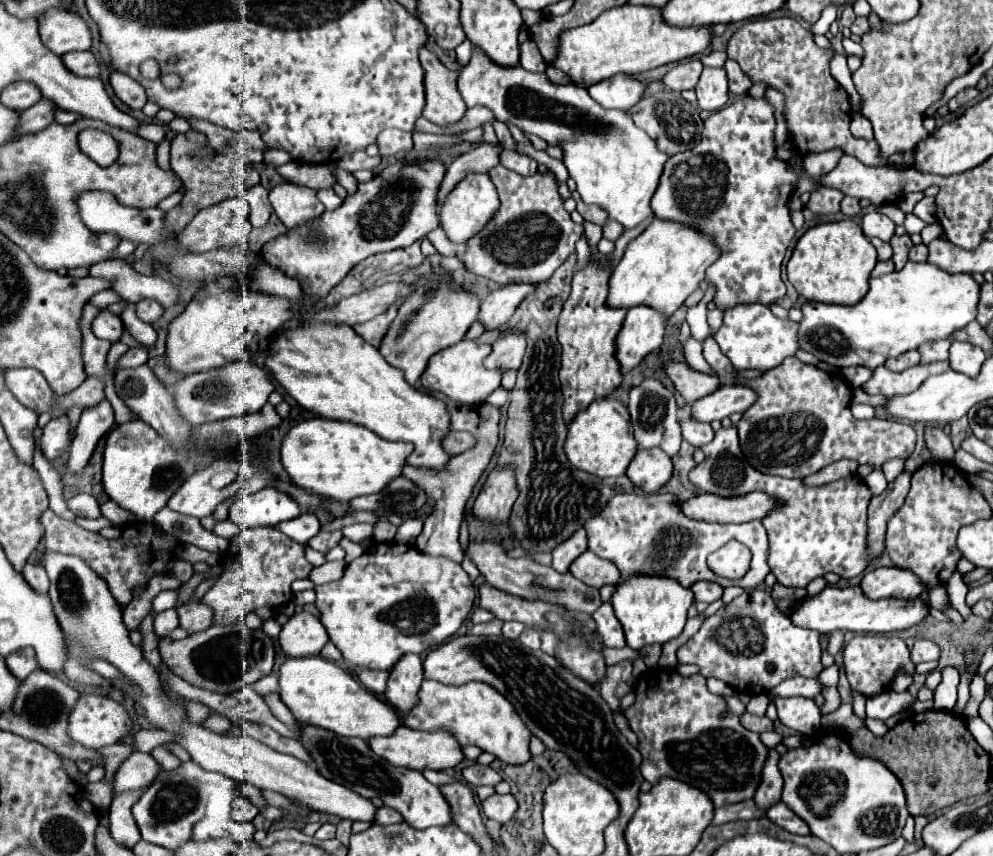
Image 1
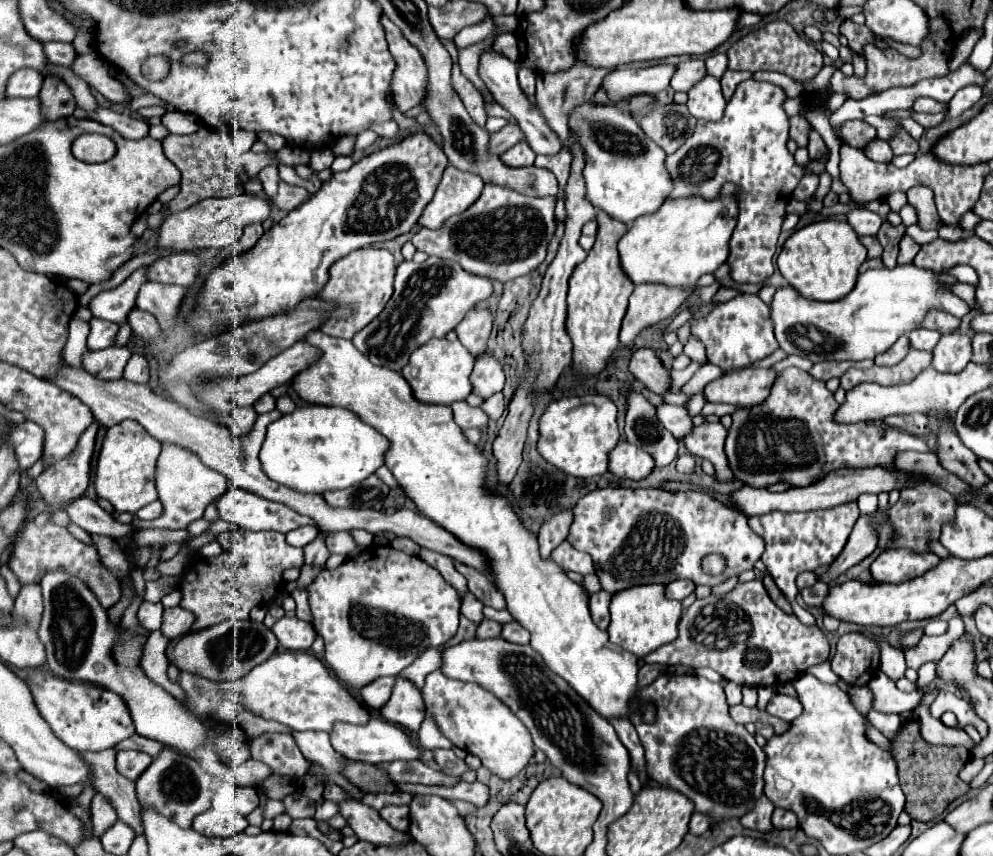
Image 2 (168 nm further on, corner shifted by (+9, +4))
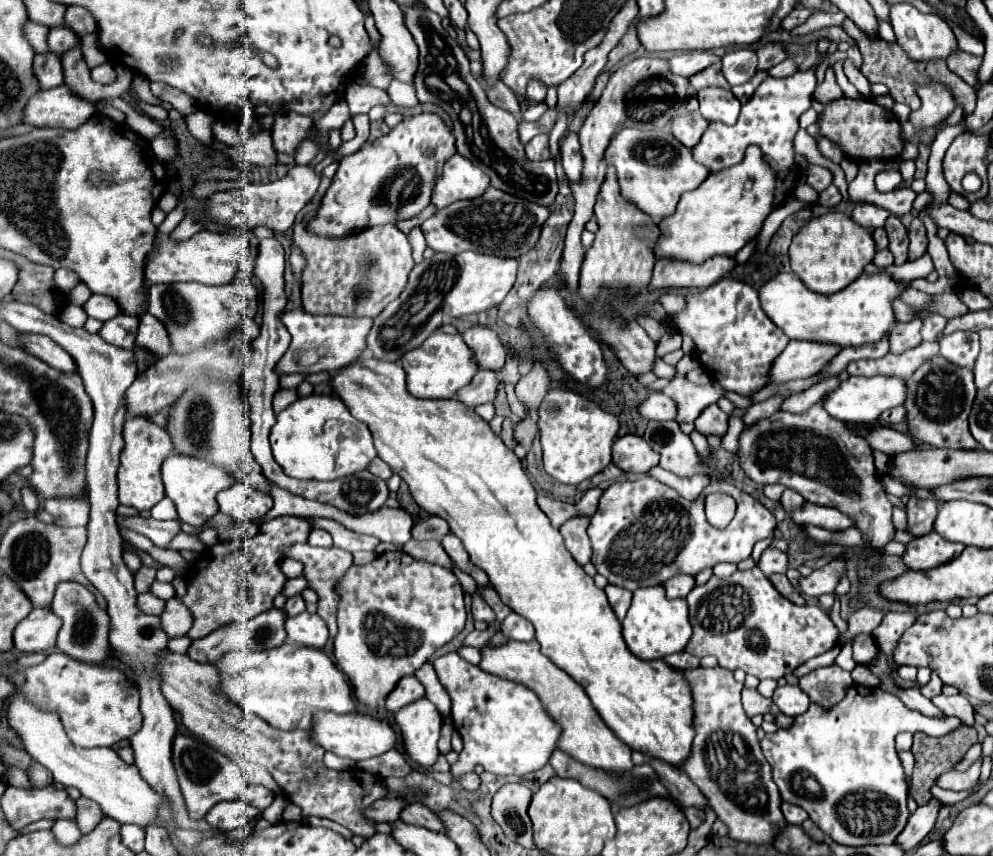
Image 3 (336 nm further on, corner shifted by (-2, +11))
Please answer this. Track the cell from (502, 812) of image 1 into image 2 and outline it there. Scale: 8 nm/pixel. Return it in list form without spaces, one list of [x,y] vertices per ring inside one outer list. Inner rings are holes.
[[[460,781],[458,785],[454,787],[424,787],[424,785],[400,785],[404,791],[410,791],[410,793],[434,793],[434,795],[440,795],[448,801],[456,801],[456,799],[462,799],[462,801],[468,801],[476,807],[486,807],[488,801],[490,801],[490,789],[480,783],[480,781],[474,781],[474,783],[466,783],[466,781]]]

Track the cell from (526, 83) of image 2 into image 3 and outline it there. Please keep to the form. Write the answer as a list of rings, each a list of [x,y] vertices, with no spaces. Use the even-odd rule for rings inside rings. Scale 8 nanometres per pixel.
[[[531,80],[527,94],[525,94],[525,100],[527,102],[541,102],[541,100],[545,100],[545,94],[547,94],[547,86],[541,84],[539,80]]]

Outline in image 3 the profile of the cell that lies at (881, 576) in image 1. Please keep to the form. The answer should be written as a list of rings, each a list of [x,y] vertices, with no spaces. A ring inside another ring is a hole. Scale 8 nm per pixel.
[[[929,532],[907,544],[903,560],[911,570],[931,570],[949,562],[953,556],[959,556],[963,548],[965,544],[961,542],[951,542],[941,538],[937,532]]]

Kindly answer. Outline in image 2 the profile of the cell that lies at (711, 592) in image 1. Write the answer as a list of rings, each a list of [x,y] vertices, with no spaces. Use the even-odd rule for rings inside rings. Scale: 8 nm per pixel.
[[[676,579],[676,581],[672,581],[672,583],[666,585],[666,597],[682,601],[690,593],[694,593],[694,589],[696,589],[696,585],[690,579]]]

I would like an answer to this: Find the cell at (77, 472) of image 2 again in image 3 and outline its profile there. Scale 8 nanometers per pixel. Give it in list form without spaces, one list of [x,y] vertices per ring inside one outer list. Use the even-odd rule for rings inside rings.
[[[85,496],[71,498],[71,500],[51,498],[51,500],[45,500],[43,510],[53,516],[53,522],[57,526],[71,528],[71,526],[87,526],[89,522],[89,502]]]

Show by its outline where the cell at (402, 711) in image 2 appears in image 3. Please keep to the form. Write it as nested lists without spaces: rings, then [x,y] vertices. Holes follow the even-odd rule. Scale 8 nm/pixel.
[[[421,698],[419,702],[399,710],[399,714],[395,714],[395,722],[401,730],[409,760],[425,770],[431,770],[439,758],[437,740],[443,724],[437,708],[427,698]]]

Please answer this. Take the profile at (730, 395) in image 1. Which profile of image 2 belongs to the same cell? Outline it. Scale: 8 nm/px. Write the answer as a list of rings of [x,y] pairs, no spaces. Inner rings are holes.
[[[740,369],[710,381],[704,387],[708,403],[730,403],[738,407],[752,407],[768,397],[776,373],[772,369]]]

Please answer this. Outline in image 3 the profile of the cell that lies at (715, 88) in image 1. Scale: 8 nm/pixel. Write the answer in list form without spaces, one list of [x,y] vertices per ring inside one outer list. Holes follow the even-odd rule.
[[[703,88],[697,92],[697,100],[699,112],[707,122],[723,122],[727,126],[733,126],[739,118],[741,104],[729,90]]]

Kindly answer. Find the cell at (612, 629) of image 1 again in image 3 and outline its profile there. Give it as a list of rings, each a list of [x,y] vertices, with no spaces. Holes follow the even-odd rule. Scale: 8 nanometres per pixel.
[[[607,584],[607,586],[605,586],[605,594],[607,594],[609,604],[611,604],[611,608],[615,610],[617,618],[623,620],[625,614],[627,614],[627,610],[629,610],[629,606],[631,606],[633,594],[631,594],[629,590],[619,588],[619,586],[613,586],[613,584]]]

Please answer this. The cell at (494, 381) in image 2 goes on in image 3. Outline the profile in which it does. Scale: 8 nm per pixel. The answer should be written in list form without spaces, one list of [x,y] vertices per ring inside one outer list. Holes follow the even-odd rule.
[[[481,370],[473,376],[473,380],[467,386],[463,386],[455,394],[455,398],[467,408],[475,408],[479,404],[493,402],[493,398],[497,396],[497,384],[499,384],[499,374]]]

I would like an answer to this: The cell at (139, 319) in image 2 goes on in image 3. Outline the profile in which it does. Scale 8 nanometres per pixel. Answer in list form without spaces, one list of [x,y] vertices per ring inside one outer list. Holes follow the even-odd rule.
[[[145,314],[141,318],[139,324],[139,334],[137,334],[137,342],[139,348],[145,348],[147,352],[155,354],[157,358],[167,356],[169,350],[169,338],[167,338],[167,330],[165,326],[151,314]]]

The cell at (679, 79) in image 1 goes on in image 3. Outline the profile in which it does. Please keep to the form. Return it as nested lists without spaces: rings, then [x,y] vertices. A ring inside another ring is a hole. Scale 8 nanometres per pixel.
[[[709,66],[707,70],[703,70],[703,74],[695,74],[695,78],[689,78],[691,86],[695,90],[701,88],[709,88],[709,86],[719,86],[719,88],[731,88],[727,84],[727,80],[721,74],[721,66]]]

